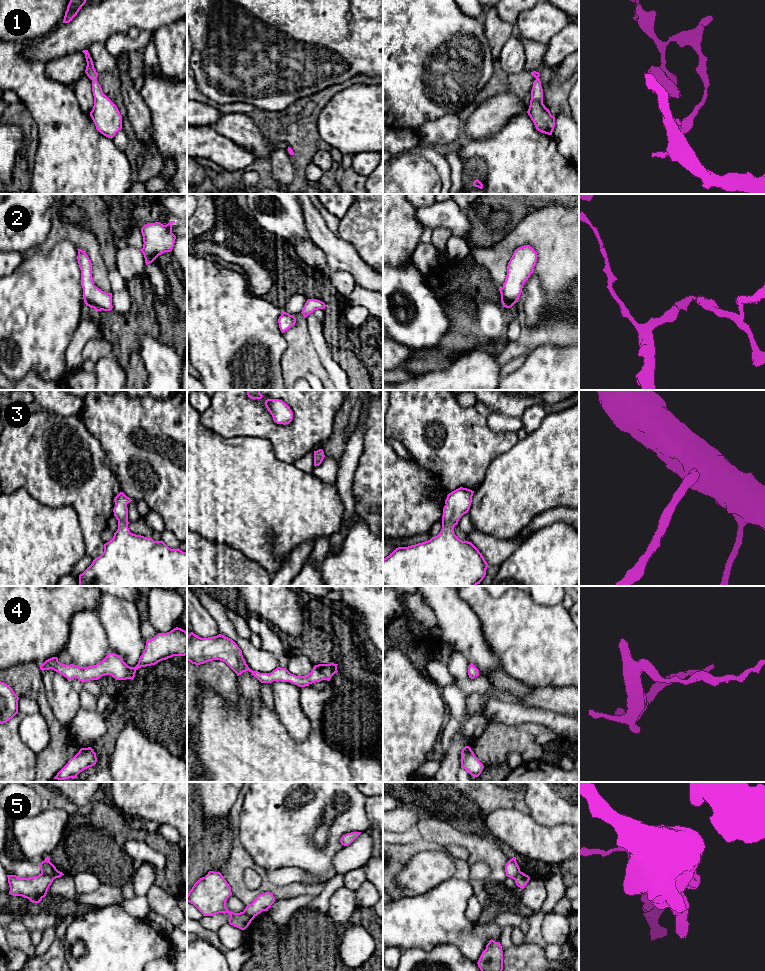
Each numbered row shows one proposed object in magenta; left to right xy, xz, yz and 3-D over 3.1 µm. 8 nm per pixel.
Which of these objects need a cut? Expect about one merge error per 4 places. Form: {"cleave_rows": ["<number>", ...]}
{"cleave_rows": ["5"]}

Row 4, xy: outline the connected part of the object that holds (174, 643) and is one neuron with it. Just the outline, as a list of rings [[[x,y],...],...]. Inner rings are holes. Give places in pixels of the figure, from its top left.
[[[176,627],[170,632],[158,633],[149,639],[135,667],[128,666],[115,653],[109,653],[101,662],[88,667],[65,665],[60,663],[57,657],[52,657],[39,666],[42,671],[52,669],[69,680],[77,678],[82,683],[98,680],[105,675],[111,675],[116,680],[133,680],[136,670],[141,667],[155,665],[173,656],[185,655],[187,655],[187,632]]]

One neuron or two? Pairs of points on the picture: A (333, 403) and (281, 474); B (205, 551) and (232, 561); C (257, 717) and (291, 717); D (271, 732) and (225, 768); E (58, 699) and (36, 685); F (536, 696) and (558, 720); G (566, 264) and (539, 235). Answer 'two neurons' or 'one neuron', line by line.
A: two neurons
B: one neuron
C: two neurons
D: one neuron
E: two neurons
F: two neurons
G: one neuron

